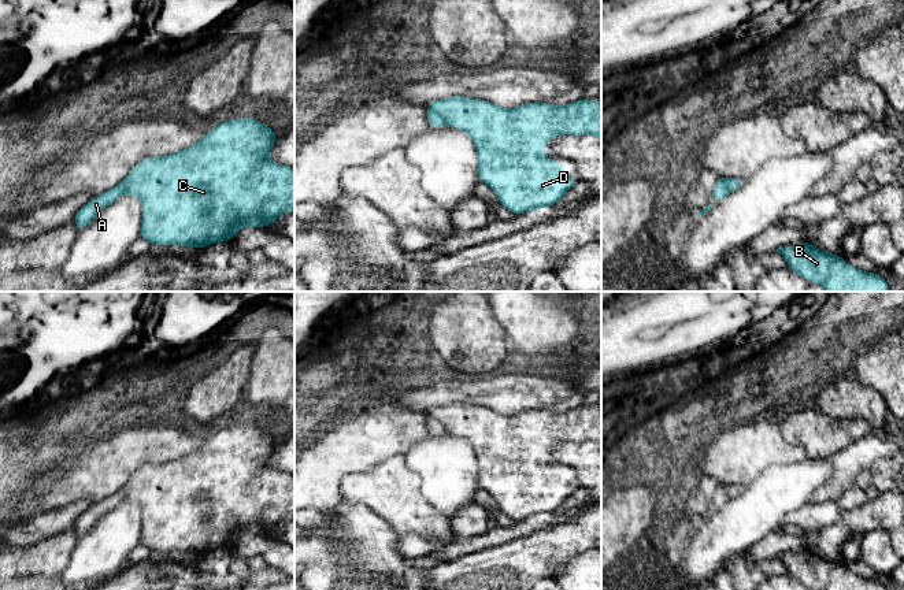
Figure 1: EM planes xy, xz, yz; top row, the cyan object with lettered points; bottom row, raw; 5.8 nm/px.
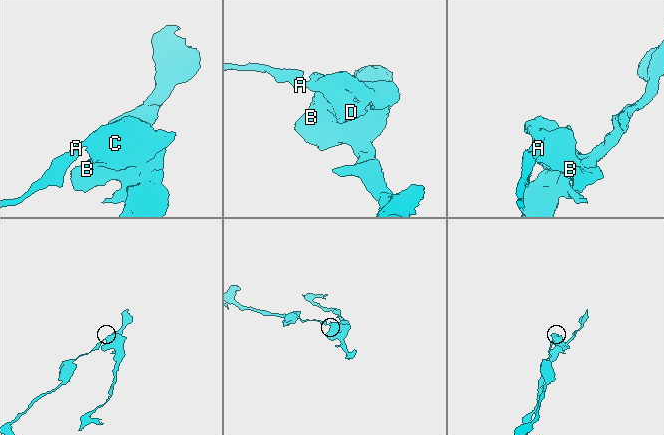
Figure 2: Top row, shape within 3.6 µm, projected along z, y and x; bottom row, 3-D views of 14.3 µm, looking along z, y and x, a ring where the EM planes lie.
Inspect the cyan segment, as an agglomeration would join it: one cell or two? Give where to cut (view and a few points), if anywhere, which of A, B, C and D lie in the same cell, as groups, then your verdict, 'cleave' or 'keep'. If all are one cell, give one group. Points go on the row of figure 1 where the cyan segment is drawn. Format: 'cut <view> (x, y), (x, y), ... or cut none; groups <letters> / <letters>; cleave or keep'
cut xz (429, 108), (437, 112), (447, 123); groups A / B C D; cleave

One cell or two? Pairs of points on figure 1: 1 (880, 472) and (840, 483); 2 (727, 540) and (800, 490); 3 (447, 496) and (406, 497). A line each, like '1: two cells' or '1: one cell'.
1: two cells
2: one cell
3: two cells

